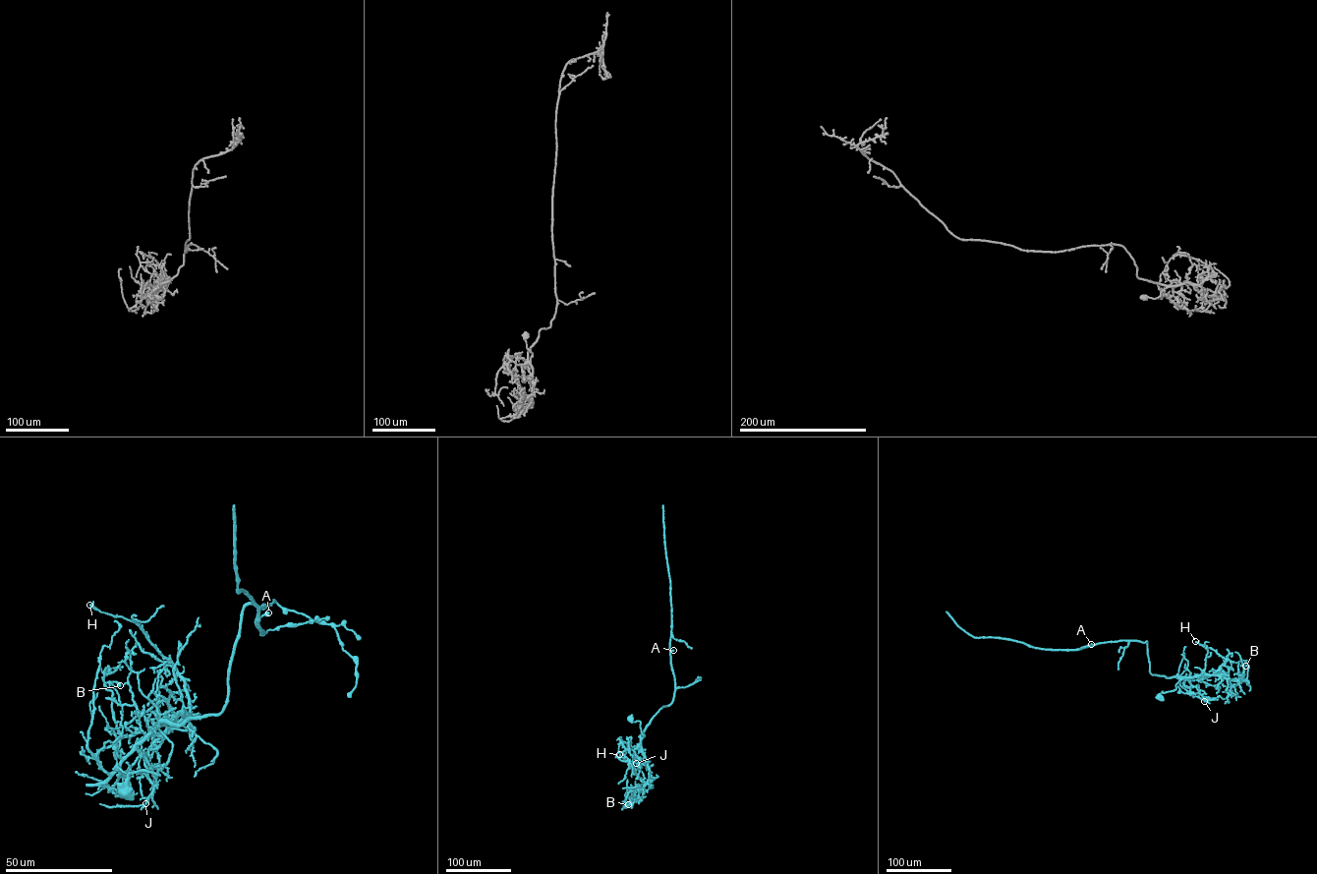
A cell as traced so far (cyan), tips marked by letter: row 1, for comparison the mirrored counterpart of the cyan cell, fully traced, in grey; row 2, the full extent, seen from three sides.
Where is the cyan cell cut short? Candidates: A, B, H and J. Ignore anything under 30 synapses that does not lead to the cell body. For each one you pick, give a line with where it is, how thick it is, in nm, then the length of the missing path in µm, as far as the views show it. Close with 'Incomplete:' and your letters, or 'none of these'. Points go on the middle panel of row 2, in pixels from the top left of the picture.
Incomplete: none of these

